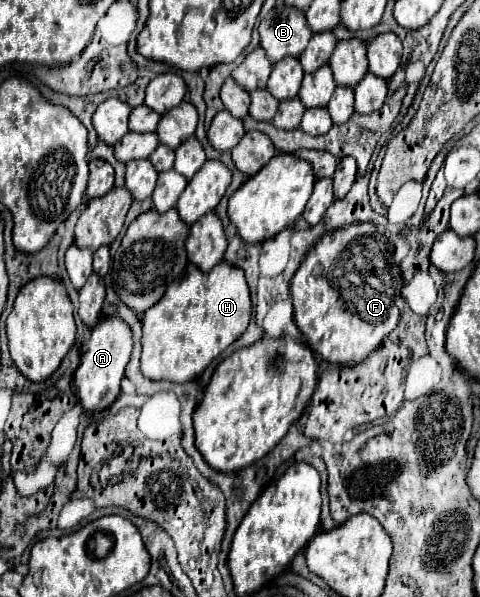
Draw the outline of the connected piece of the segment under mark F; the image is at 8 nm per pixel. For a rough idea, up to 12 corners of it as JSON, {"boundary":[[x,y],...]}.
{"boundary":[[375,224],[325,234],[291,280],[329,364],[399,324],[403,276]]}

